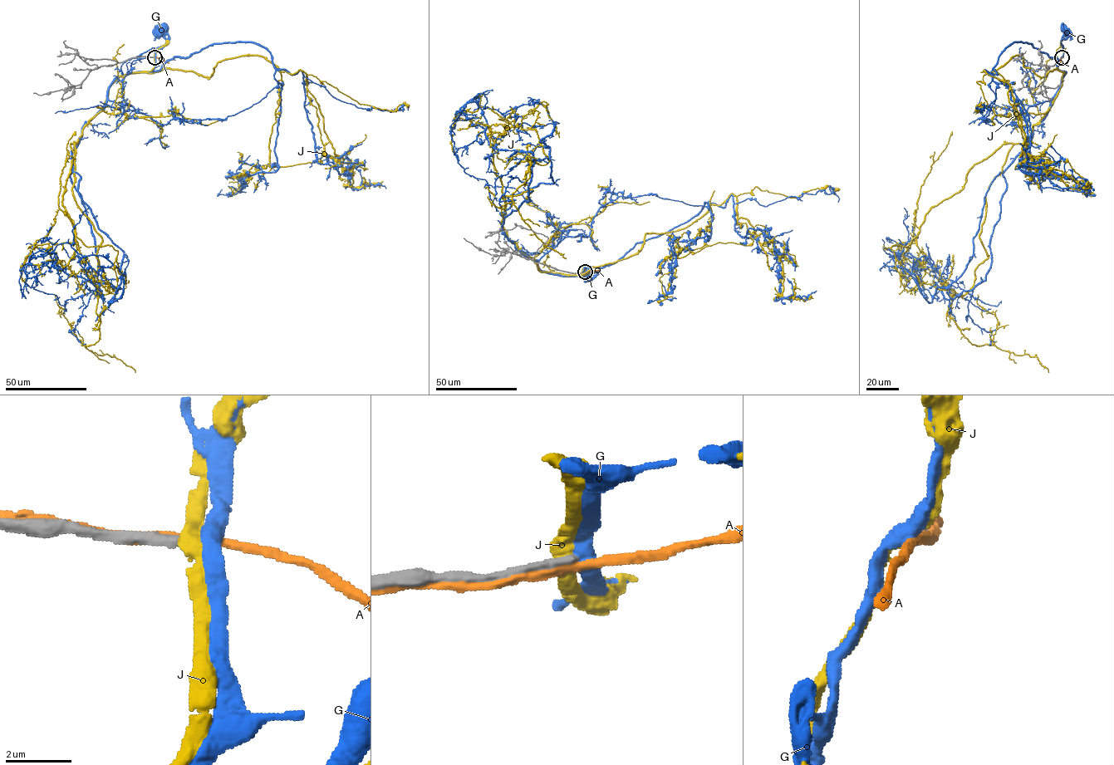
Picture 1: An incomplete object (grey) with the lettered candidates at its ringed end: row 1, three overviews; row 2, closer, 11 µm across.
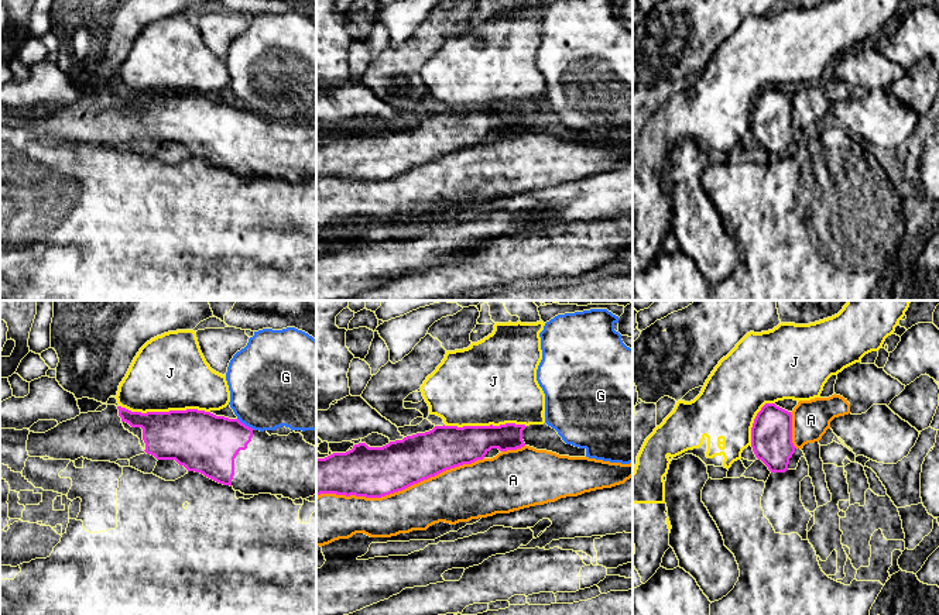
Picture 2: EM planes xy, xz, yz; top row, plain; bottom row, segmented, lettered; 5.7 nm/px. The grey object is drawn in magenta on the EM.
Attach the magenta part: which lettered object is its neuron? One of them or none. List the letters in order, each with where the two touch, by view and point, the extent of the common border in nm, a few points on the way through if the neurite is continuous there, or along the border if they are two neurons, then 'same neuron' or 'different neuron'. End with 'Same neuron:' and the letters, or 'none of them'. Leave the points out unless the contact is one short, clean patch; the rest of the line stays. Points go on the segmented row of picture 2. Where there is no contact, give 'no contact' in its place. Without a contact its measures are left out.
A: meets magenta in xz at (400, 490); contact 950 nm long; different neuron
G: meets magenta in xy at (244, 425); contact 120 nm long; border along xy (237, 418), (254, 429); different neuron
J: meets magenta in xy at (165, 412); contact 500 nm long; different neuron
Same neuron: none of them

